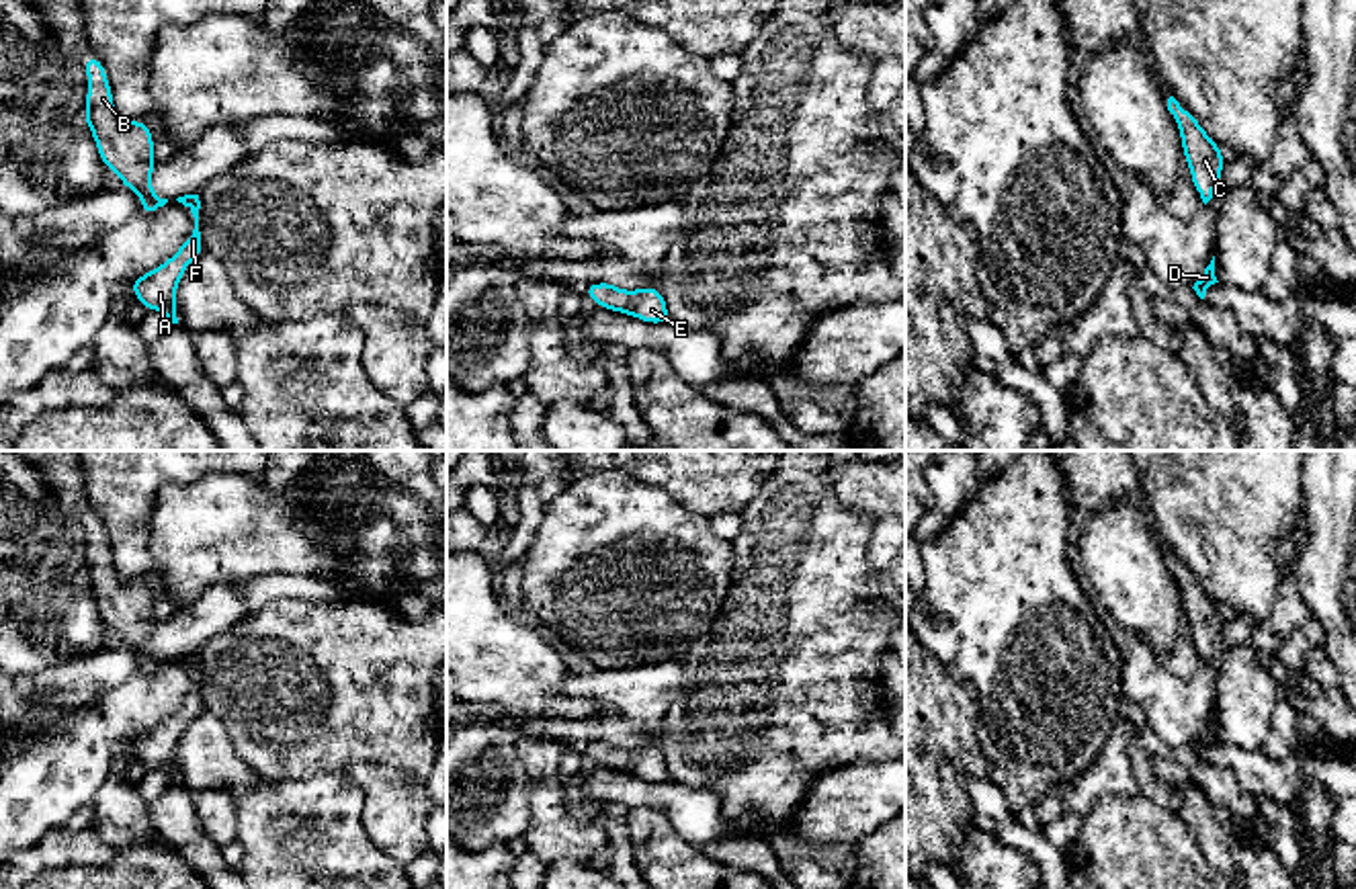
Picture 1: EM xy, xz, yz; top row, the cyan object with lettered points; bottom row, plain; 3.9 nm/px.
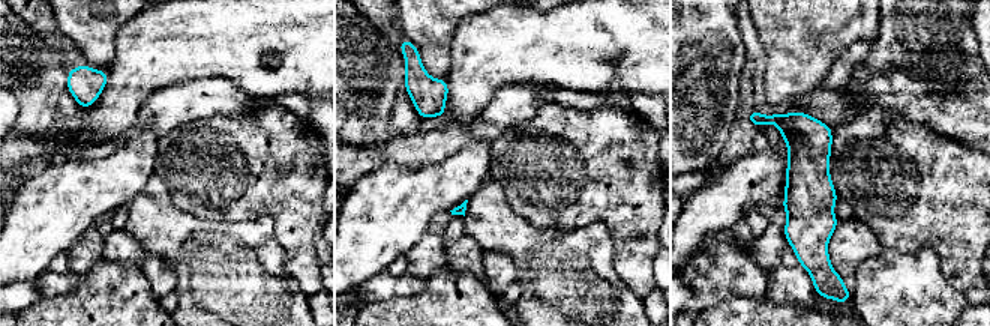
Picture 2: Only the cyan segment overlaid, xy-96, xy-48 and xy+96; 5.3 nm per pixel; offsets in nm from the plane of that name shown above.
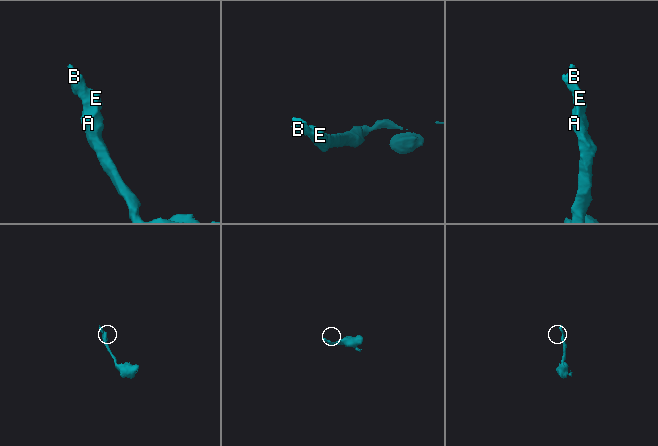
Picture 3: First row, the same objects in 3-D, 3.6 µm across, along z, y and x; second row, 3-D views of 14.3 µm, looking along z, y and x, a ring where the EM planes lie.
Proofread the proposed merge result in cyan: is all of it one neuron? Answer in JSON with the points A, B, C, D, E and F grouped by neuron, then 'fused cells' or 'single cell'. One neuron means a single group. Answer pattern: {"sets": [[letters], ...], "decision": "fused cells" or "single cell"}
{"sets": [["A", "B", "C", "D", "E", "F"]], "decision": "single cell"}

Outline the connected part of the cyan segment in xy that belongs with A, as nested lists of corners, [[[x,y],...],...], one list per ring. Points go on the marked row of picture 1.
[[[184,195],[176,199],[190,209],[195,217],[193,234],[182,242],[178,252],[170,256],[162,266],[137,277],[131,283],[131,293],[139,299],[145,309],[162,311],[168,324],[178,324],[176,318],[176,287],[186,266],[205,250],[199,231],[199,195]]]

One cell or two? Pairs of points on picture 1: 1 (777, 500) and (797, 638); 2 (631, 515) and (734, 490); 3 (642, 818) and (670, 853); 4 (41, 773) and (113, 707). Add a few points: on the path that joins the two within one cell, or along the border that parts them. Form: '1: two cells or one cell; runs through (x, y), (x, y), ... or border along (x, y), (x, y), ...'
1: one cell; runs through (795, 535), (797, 603)
2: two cells; border along (638, 480), (666, 490), (691, 511), (709, 519)
3: one cell; runs through (650, 826), (662, 844)
4: one cell; runs through (60, 758), (101, 726)

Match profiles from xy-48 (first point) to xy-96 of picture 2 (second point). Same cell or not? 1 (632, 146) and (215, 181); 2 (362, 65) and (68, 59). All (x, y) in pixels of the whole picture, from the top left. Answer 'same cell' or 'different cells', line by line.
1: same cell
2: different cells

